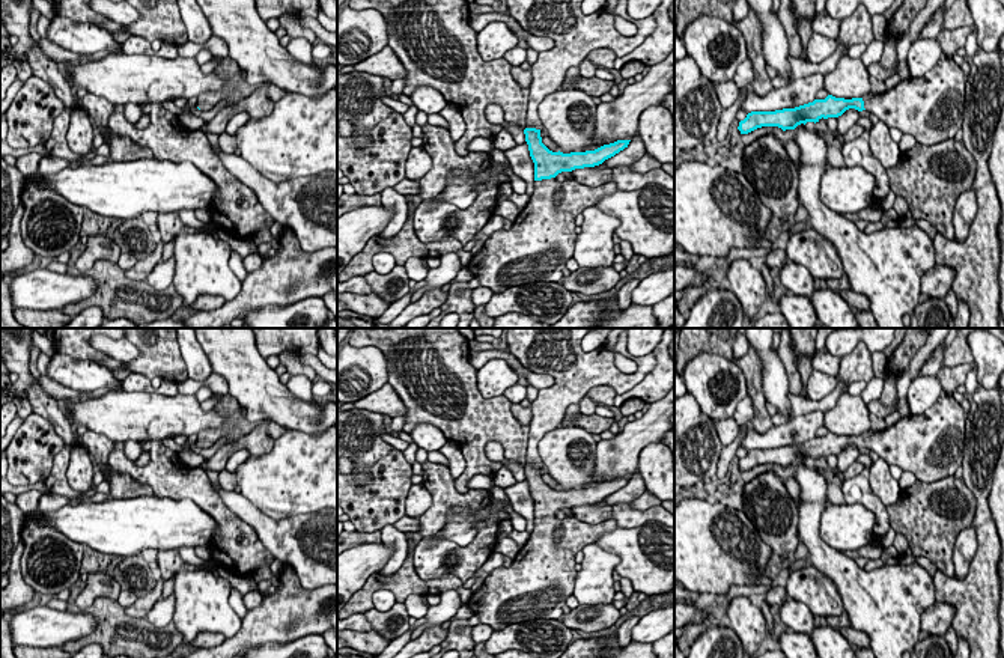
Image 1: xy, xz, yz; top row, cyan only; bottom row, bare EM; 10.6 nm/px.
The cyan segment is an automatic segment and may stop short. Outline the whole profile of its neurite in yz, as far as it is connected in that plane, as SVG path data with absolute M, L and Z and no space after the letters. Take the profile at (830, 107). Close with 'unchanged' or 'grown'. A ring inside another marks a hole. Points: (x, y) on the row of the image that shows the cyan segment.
M941 56L936 65L920 77L902 80L893 89L867 93L863 98L825 99L775 111L751 111L739 122L741 134L762 126L795 129L801 123L838 117L846 110L867 110L888 128L911 134L920 145L938 145L954 139L963 123L966 77L953 59Z | grown

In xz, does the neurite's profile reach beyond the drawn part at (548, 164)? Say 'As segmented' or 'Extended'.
Extended

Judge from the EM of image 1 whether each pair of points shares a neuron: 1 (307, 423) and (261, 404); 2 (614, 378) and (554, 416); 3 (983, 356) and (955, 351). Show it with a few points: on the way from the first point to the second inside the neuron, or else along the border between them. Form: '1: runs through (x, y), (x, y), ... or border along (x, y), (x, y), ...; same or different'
1: runs through (295, 414), (273, 404); same
2: runs through (598, 377), (584, 377), (562, 399); same
3: border along (967, 344), (974, 362); different

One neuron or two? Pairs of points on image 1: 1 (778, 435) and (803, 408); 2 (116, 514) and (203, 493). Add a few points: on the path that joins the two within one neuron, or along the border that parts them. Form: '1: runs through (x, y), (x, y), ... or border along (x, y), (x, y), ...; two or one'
1: border along (824, 411), (809, 411), (794, 417); two
2: border along (154, 494), (172, 499), (191, 499), (208, 514); two

